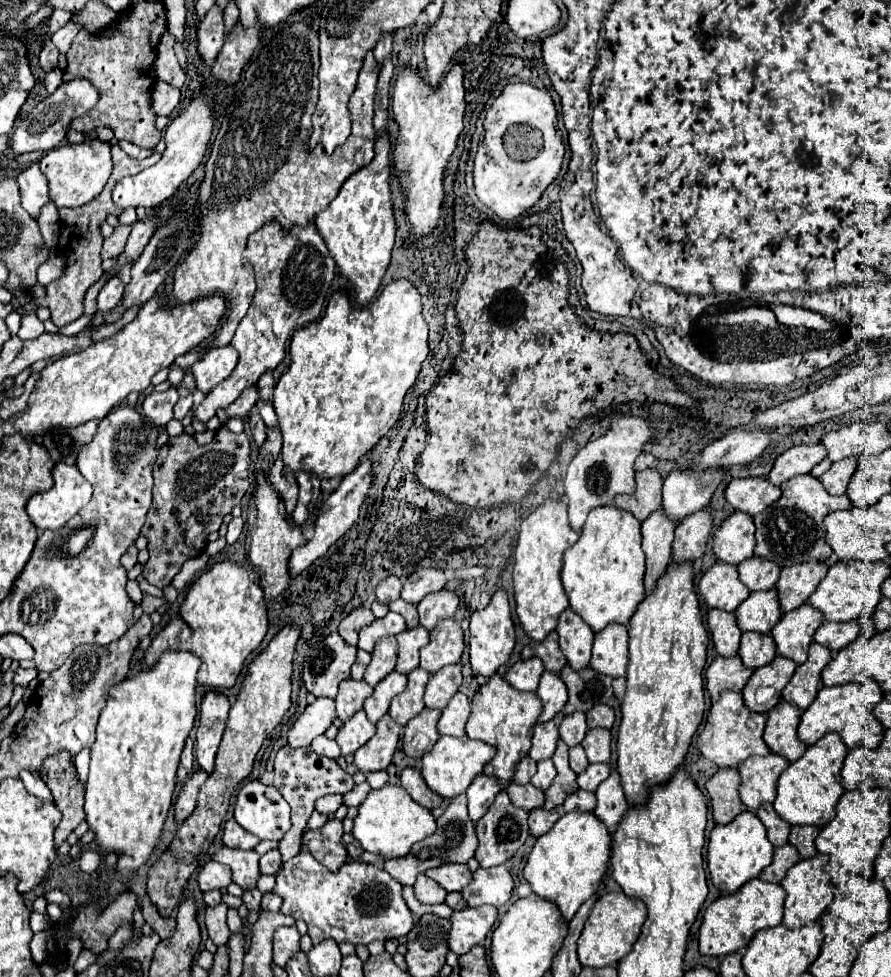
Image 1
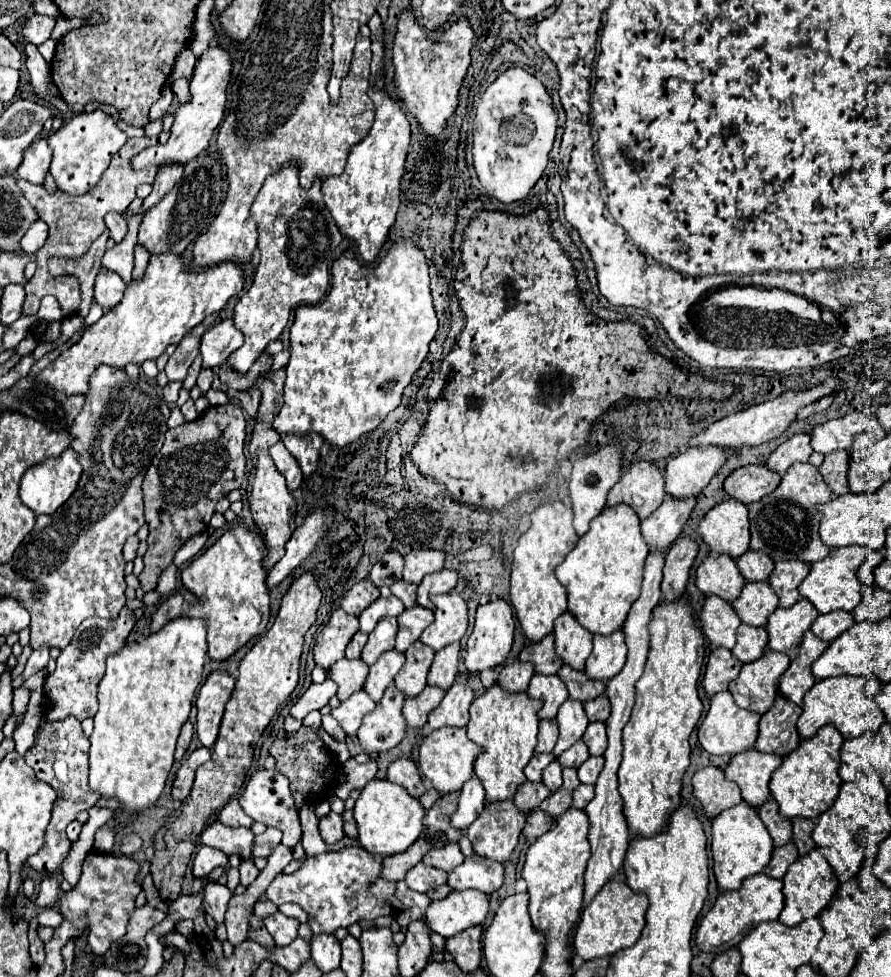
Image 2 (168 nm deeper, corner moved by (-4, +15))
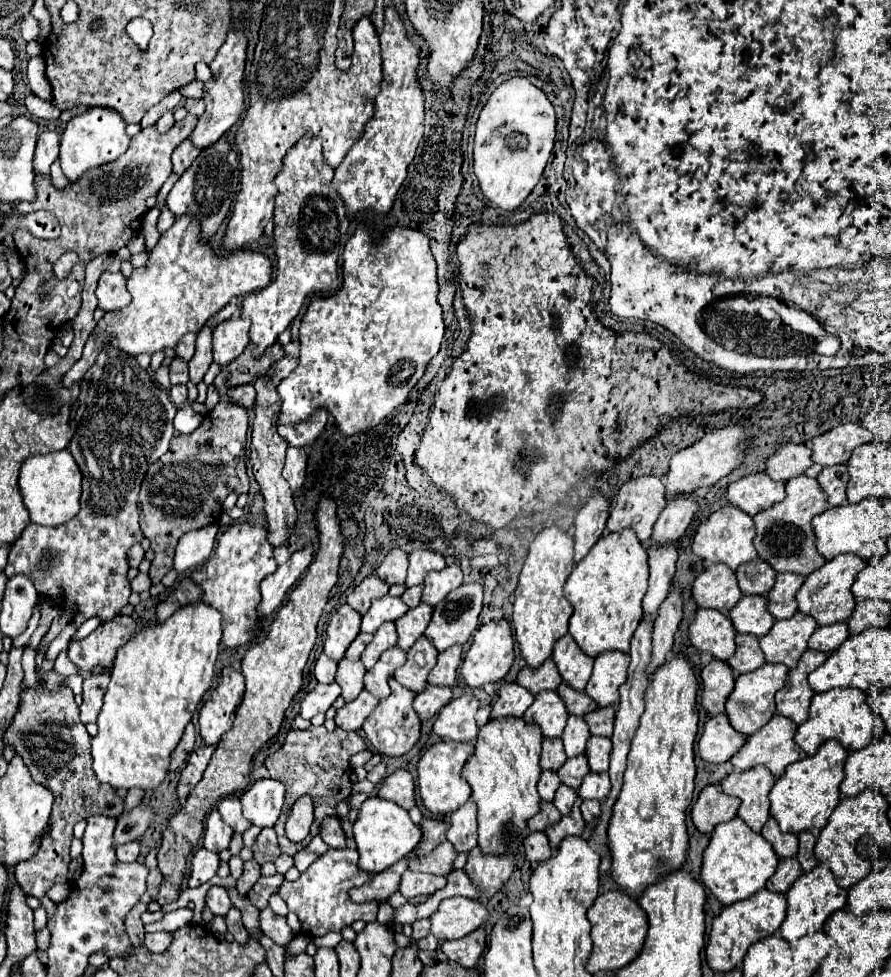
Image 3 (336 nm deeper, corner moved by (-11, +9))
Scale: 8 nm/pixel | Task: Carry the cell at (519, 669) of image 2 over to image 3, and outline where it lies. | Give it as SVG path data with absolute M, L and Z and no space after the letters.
M502 683L498 691L498 701L492 705L492 719L504 719L504 717L522 717L524 711L532 705L534 695L530 691L524 691L518 683Z

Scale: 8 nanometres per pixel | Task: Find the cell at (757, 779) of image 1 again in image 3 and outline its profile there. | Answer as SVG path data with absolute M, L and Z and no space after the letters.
M754 767L744 773L730 773L720 781L720 791L724 795L734 795L742 803L738 807L738 817L756 833L770 817L768 793L774 785L774 777L766 767Z

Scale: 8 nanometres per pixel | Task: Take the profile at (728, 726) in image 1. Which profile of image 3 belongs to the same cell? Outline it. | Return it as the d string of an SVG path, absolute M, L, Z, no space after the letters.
M724 713L710 717L704 725L702 737L698 741L700 757L706 763L724 763L728 761L742 745L746 737L742 737L730 723Z

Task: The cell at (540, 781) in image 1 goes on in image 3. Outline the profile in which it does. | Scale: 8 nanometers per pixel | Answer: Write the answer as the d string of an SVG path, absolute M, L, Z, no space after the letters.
M560 785L560 789L556 791L556 797L554 797L552 803L554 803L554 807L556 807L562 815L568 815L568 813L572 811L572 805L574 805L576 797L578 797L576 789L566 787L566 785Z

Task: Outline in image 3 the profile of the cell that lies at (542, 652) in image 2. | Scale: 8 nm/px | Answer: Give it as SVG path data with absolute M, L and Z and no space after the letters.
M548 659L536 671L525 666L518 673L516 682L522 685L522 687L526 687L532 695L536 695L540 691L554 691L562 683L562 679L560 679L560 675L558 675L556 665L552 663L552 659Z

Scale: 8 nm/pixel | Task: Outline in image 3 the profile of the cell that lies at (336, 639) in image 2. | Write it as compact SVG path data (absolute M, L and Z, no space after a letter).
M342 605L326 625L326 639L324 639L324 653L332 659L344 659L344 651L360 633L362 615L356 613L350 605Z

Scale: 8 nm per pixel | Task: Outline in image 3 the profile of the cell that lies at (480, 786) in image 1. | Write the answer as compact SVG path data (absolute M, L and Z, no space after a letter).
M472 801L450 815L446 839L456 847L458 853L468 853L476 847L476 807L472 807Z

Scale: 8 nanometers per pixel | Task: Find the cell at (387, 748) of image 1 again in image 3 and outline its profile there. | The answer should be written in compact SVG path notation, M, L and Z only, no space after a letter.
M394 677L388 679L388 683L390 683L392 693L386 699L380 699L378 707L368 715L362 729L364 729L366 739L370 741L370 745L374 747L376 753L380 753L380 755L404 755L420 739L420 719L418 719L418 713L412 709L412 699L416 693L402 687Z

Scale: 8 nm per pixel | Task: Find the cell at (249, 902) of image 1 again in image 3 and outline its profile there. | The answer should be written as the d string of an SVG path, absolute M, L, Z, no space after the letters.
M254 859L244 861L244 873L242 873L242 877L236 881L236 889L238 889L242 895L246 895L246 893L250 891L250 887L258 881L258 877L260 877L260 865L258 865Z

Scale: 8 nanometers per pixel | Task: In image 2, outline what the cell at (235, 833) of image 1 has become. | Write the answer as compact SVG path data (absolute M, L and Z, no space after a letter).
M235 797L219 811L219 821L227 827L251 827L253 825L253 819L249 815L245 815L245 811L241 809L241 805Z

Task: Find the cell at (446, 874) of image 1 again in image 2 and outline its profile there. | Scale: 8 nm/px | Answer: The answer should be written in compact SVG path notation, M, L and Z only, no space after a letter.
M449 843L441 849L431 849L425 857L423 857L423 863L431 865L431 867L437 867L437 869L443 869L447 873L451 873L455 867L459 867L461 863L465 861L465 855L461 853L459 845L457 843Z

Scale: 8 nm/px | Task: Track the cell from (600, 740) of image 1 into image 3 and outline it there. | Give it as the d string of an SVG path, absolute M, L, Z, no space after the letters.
M590 737L586 745L586 759L592 773L608 771L608 759L612 751L612 741L604 737Z

